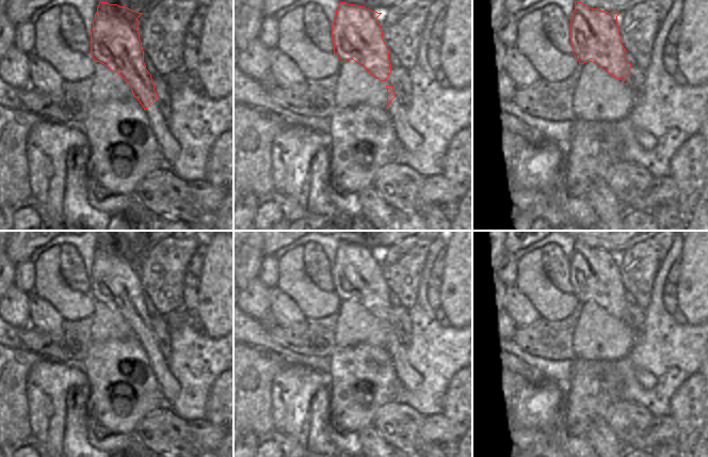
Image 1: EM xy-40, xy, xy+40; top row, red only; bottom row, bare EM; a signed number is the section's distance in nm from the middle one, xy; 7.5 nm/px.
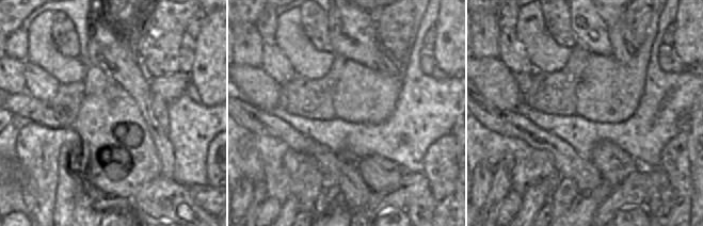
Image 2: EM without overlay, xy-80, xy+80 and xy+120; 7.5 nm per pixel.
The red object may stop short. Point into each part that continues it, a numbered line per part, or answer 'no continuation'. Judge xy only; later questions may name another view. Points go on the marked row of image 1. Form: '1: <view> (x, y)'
1: xy (408, 139)

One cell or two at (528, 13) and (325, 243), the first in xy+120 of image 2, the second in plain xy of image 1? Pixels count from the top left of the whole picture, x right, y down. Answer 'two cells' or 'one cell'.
two cells

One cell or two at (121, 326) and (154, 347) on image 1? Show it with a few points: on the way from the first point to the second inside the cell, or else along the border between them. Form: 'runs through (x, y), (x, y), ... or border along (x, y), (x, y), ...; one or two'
border along (117, 313), (130, 326), (133, 334); two

